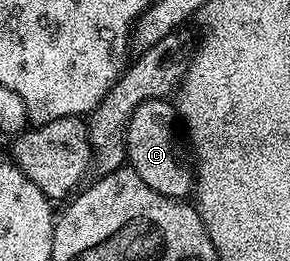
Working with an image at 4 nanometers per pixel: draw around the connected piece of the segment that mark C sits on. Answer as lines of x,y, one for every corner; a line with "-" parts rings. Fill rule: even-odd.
169,98
146,101
132,113
126,126
126,158
130,170
138,174
140,181
164,197
185,200
186,194
195,190
196,171
180,134
175,104

